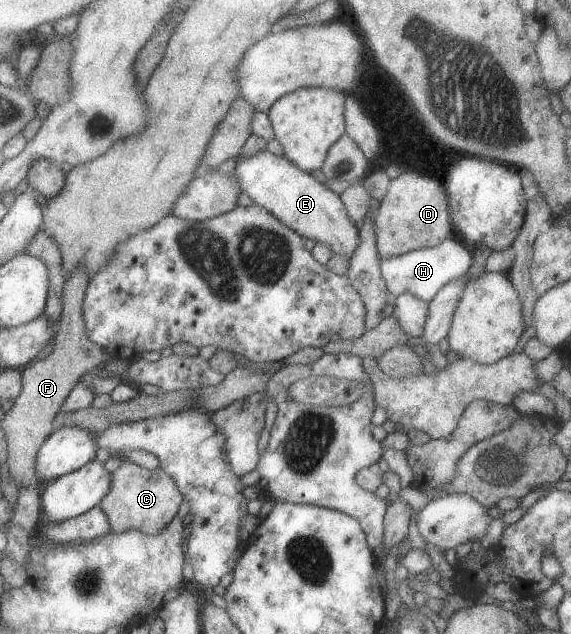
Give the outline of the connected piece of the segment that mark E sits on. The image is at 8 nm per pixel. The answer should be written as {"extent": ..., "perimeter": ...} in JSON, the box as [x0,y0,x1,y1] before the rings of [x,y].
{"extent":[235,150,362,258],"perimeter":[[[271,150],[254,155],[243,154],[235,169],[243,192],[257,205],[268,208],[285,224],[300,232],[305,238],[328,244],[335,255],[353,258],[362,243],[362,228],[350,215],[344,198],[329,186],[319,182],[313,174],[287,156],[278,156]]]}

